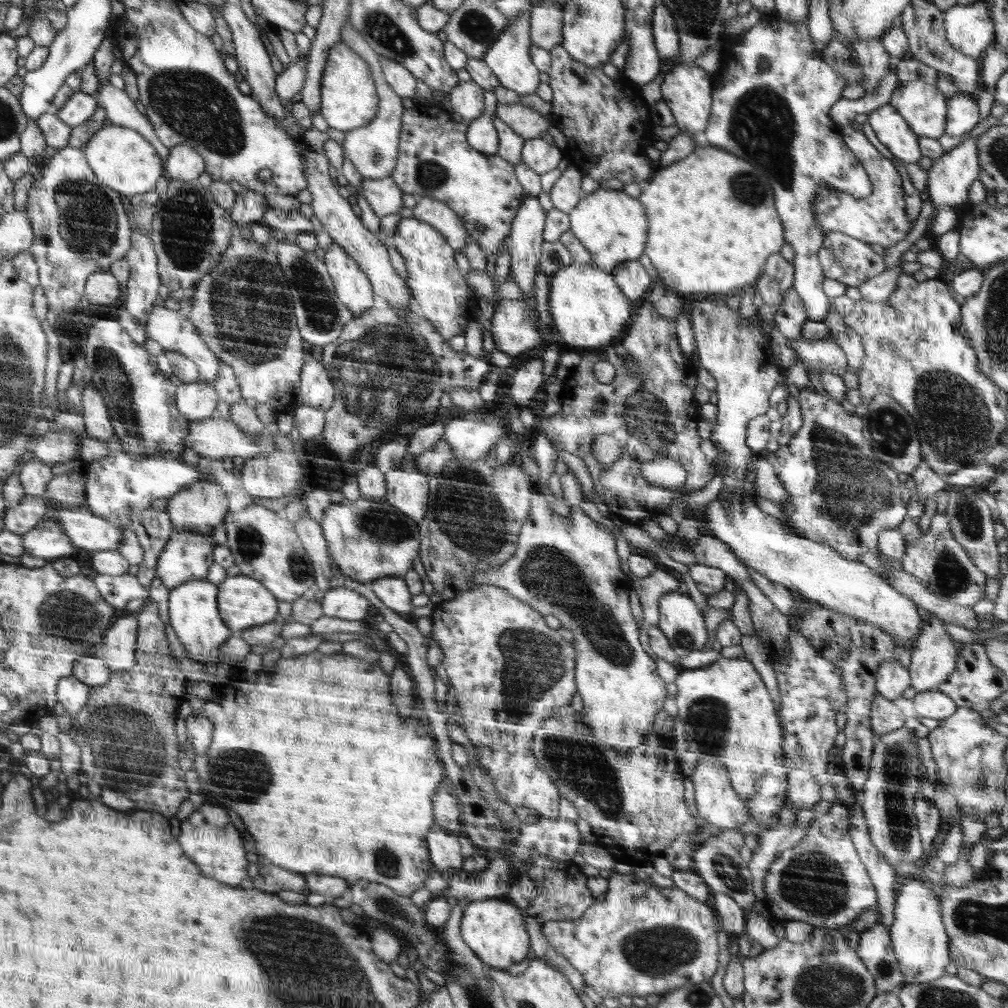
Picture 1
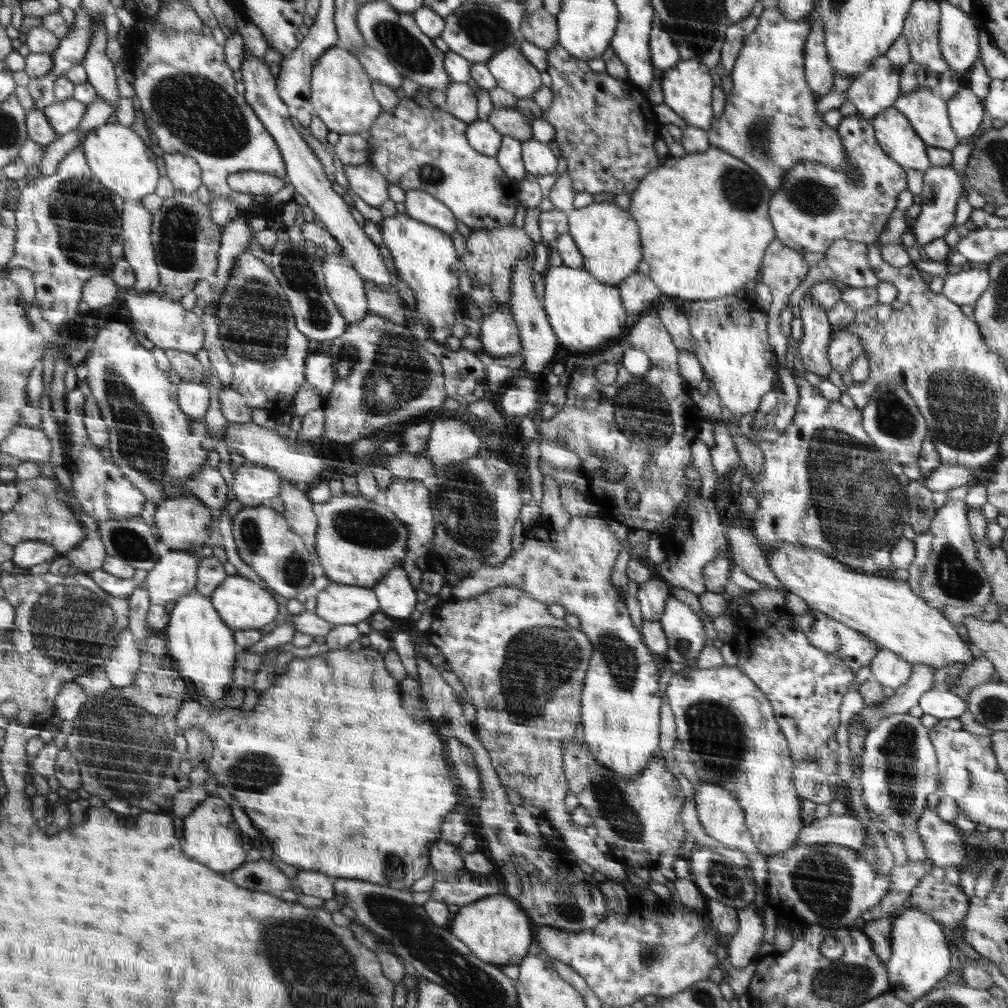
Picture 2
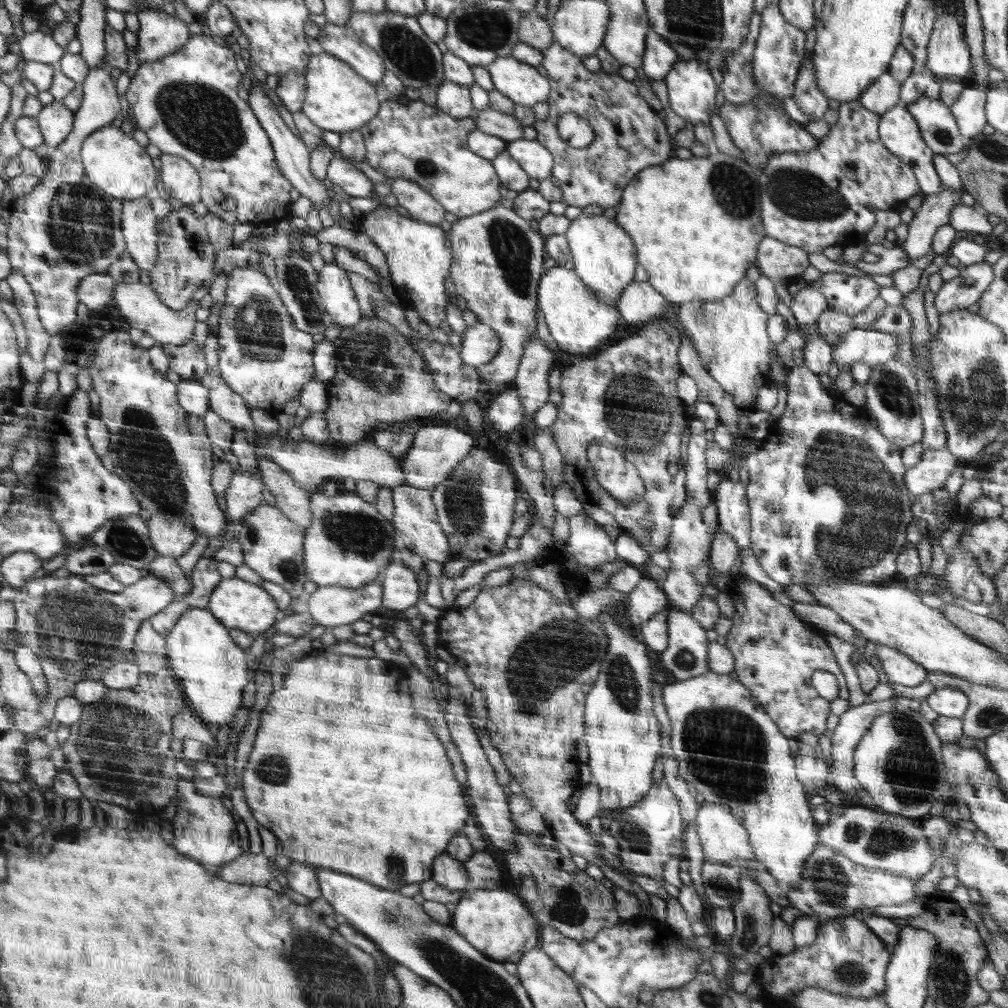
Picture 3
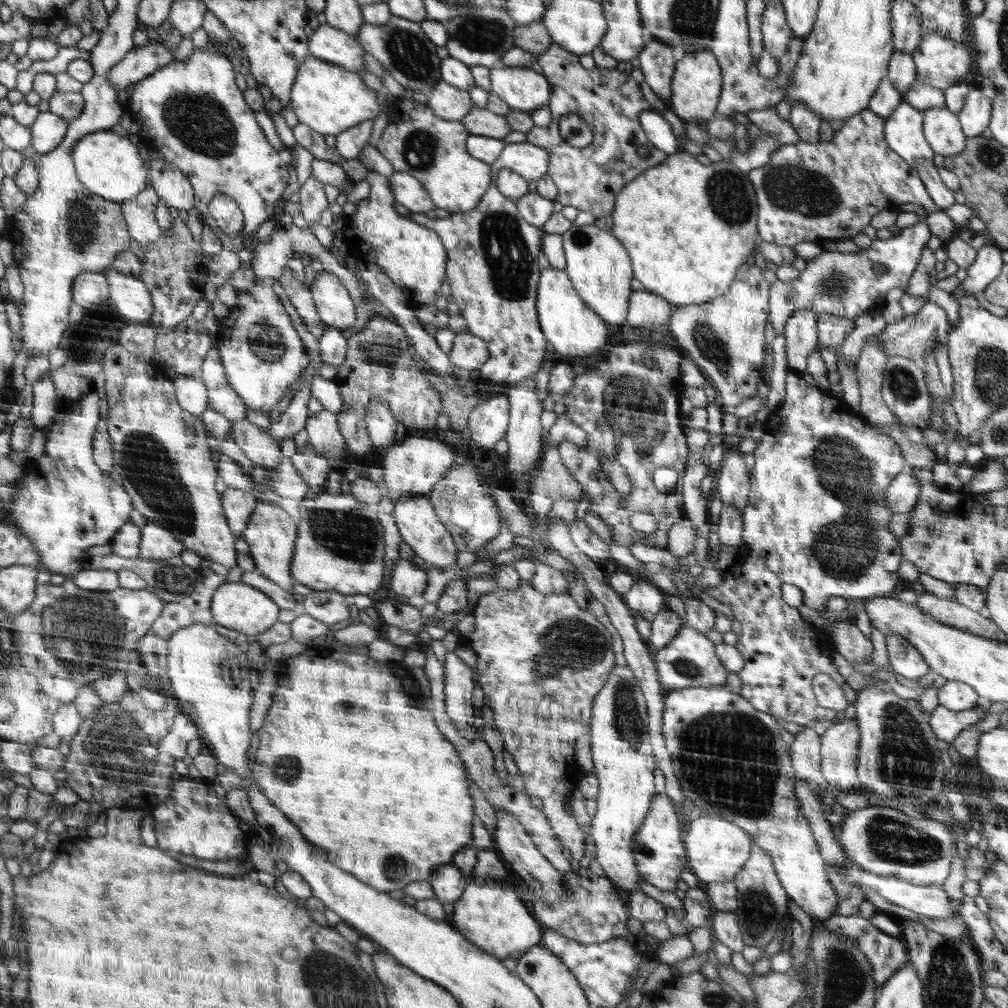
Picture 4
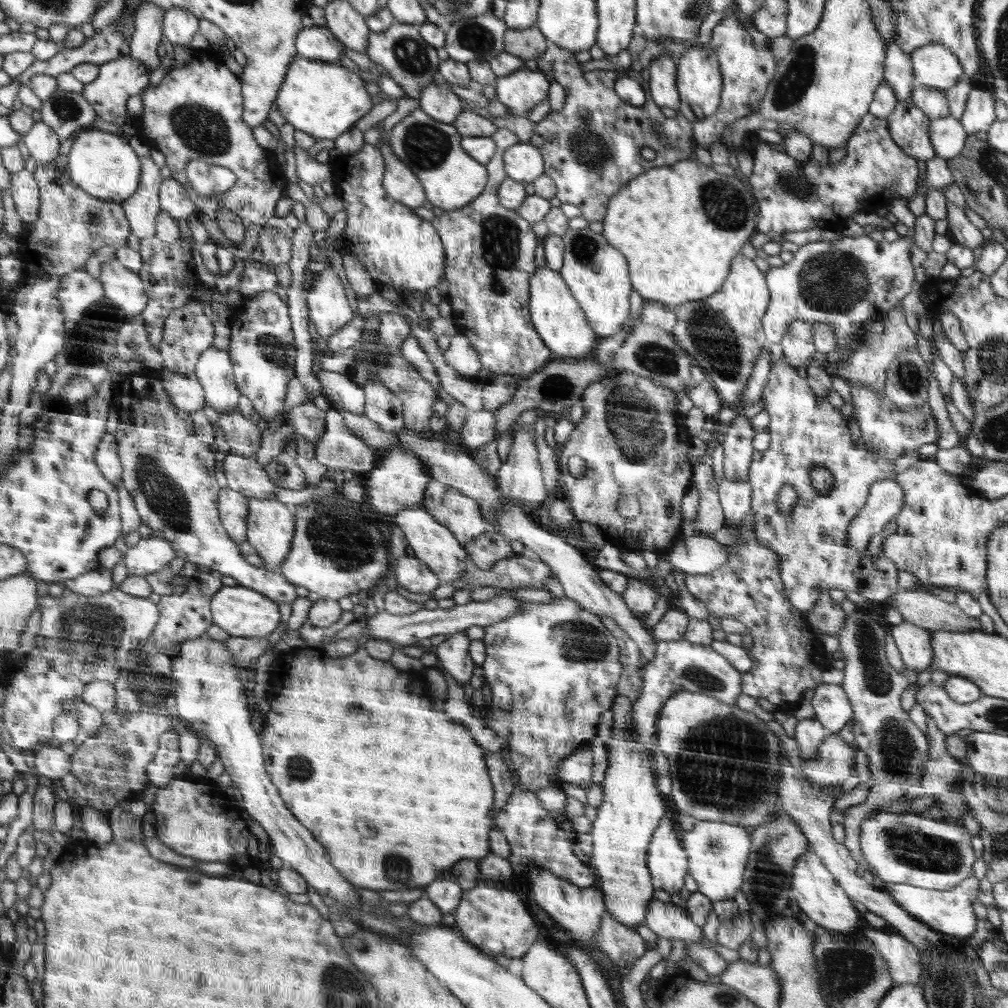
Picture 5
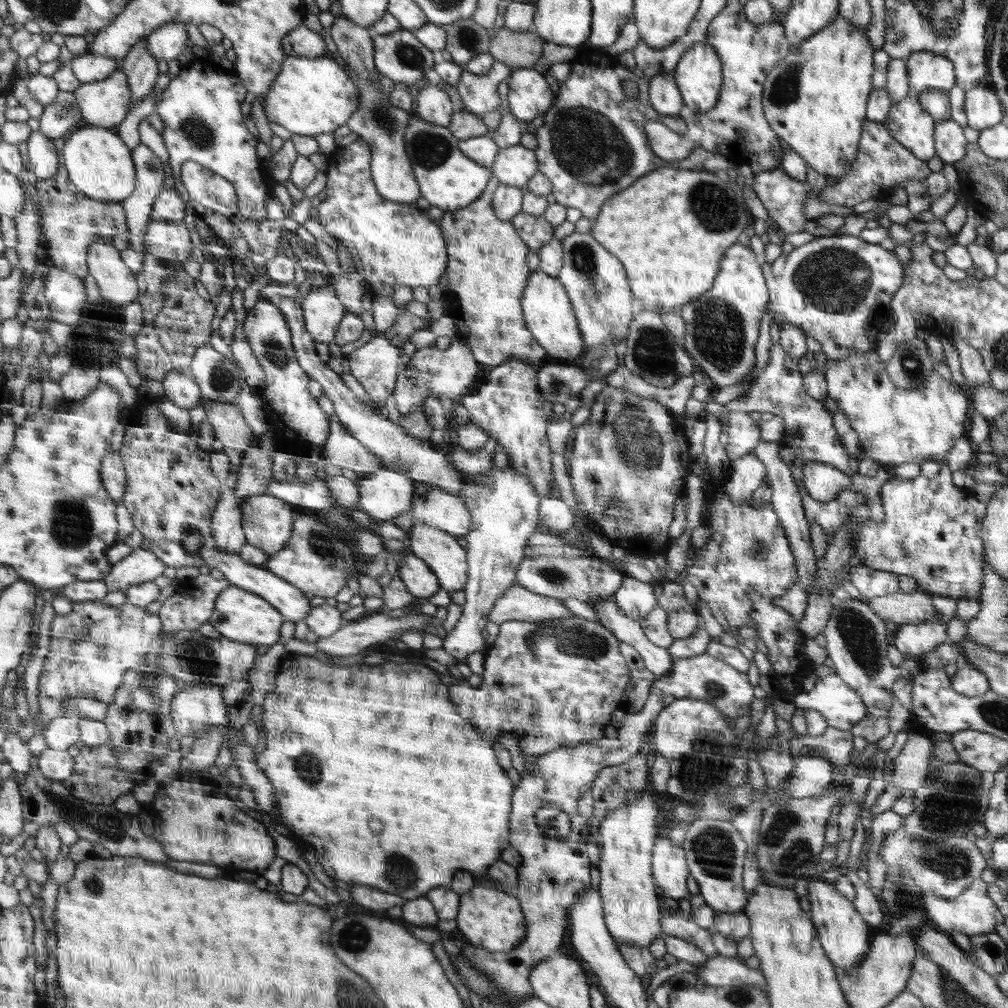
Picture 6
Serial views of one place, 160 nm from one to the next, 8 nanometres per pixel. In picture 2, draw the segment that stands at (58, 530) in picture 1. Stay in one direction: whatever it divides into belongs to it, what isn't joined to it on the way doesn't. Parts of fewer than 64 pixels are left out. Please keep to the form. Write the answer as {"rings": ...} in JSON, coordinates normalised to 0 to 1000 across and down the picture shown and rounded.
{"rings":[[[27,536],[15,540],[14,550],[6,560],[1,559],[4,566],[29,567],[29,564],[42,558],[56,557],[61,552],[55,547],[55,544],[44,537]]]}

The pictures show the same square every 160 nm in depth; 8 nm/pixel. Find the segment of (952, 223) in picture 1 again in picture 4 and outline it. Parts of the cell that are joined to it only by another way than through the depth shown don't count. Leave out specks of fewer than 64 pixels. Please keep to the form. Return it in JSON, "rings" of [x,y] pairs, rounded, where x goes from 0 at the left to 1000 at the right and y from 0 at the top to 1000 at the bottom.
{"rings":[[[920,219],[911,221],[889,229],[883,237],[875,238],[868,235],[861,247],[855,247],[853,251],[833,251],[830,249],[816,248],[812,255],[800,259],[800,265],[794,269],[794,273],[784,281],[776,281],[771,278],[766,282],[765,314],[766,323],[771,331],[776,331],[780,327],[781,317],[793,308],[803,308],[813,311],[826,312],[837,314],[841,317],[849,317],[850,313],[855,313],[858,310],[875,309],[878,301],[878,294],[884,286],[893,286],[896,289],[900,285],[901,279],[914,257],[914,250],[923,238],[924,230]]]}

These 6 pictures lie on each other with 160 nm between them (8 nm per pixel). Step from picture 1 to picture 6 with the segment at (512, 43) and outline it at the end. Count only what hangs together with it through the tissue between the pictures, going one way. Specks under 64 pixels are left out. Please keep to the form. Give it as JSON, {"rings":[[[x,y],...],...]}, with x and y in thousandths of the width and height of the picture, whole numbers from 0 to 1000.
{"rings":[[[529,66],[510,68],[504,77],[504,103],[514,119],[527,120],[548,105],[550,94],[544,78]]]}

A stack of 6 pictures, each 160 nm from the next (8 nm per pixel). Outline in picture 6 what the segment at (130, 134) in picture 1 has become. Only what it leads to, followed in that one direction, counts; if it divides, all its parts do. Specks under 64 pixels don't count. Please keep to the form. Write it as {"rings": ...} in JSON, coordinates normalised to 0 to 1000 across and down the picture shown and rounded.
{"rings":[[[80,124],[64,136],[63,148],[59,152],[71,183],[85,194],[117,201],[134,190],[133,181],[137,181],[133,179],[134,161],[129,157],[129,147],[113,133],[113,128]]]}

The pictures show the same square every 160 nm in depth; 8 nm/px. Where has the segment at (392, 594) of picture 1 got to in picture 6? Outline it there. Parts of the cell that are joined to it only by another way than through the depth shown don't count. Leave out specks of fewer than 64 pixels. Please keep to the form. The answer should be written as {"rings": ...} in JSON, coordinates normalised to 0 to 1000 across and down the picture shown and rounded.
{"rings":[[[408,548],[400,553],[395,560],[395,568],[407,589],[417,594],[423,594],[438,583],[436,572],[432,570],[424,557]]]}

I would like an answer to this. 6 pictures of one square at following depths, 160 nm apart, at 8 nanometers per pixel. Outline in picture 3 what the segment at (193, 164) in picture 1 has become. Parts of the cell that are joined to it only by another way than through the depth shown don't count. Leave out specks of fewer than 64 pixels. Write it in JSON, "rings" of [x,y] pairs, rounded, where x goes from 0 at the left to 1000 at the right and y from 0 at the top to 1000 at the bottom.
{"rings":[[[159,152],[159,179],[165,191],[185,203],[198,199],[198,177],[191,163],[172,153]]]}

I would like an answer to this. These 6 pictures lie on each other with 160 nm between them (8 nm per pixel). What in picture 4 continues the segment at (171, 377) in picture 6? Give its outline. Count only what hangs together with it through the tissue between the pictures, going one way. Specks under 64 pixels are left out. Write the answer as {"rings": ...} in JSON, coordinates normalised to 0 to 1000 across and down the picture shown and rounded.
{"rings":[[[177,372],[173,381],[178,402],[187,410],[199,413],[207,405],[205,388],[196,372]]]}

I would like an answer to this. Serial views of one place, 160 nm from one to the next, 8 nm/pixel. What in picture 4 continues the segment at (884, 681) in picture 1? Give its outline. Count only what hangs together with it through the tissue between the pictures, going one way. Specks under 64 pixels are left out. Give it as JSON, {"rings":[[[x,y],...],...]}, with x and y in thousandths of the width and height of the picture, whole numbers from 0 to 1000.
{"rings":[[[886,627],[880,629],[878,633],[881,654],[883,654],[883,661],[888,669],[911,676],[918,669],[924,667],[924,663],[917,656],[917,652],[911,648],[902,635]]]}

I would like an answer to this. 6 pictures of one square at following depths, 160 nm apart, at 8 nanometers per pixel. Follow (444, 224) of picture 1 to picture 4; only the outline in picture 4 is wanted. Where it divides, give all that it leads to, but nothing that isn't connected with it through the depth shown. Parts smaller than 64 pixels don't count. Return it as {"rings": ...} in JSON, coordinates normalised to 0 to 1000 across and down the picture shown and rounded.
{"rings":[[[391,171],[386,175],[388,187],[393,193],[393,200],[410,210],[422,211],[434,206],[420,181],[404,172]]]}

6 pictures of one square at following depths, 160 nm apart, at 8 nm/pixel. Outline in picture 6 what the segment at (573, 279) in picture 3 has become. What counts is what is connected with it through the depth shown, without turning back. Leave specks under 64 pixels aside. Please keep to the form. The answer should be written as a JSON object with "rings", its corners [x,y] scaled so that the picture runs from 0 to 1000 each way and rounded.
{"rings":[[[535,266],[525,277],[519,293],[519,313],[523,315],[523,324],[527,326],[534,341],[539,342],[551,358],[564,360],[581,348],[574,318],[565,295],[554,276],[546,274]]]}

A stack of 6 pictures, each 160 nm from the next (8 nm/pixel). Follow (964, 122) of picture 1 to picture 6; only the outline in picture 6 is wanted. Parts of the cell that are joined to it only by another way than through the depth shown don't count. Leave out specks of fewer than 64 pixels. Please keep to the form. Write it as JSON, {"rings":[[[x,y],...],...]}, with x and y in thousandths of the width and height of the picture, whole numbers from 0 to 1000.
{"rings":[[[972,82],[958,90],[957,112],[959,125],[971,130],[988,125],[998,115],[987,90]]]}

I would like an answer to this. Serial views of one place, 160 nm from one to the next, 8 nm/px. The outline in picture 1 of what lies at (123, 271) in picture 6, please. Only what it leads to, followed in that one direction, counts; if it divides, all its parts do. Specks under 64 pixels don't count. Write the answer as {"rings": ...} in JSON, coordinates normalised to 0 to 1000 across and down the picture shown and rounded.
{"rings":[[[163,304],[155,305],[146,313],[144,329],[146,334],[157,339],[164,347],[181,350],[185,355],[188,355],[194,361],[198,371],[198,377],[208,381],[214,378],[217,363],[216,354],[205,344],[205,340],[201,336],[200,331],[193,324],[193,321],[190,321],[188,313],[178,312],[176,308],[170,308]]]}

